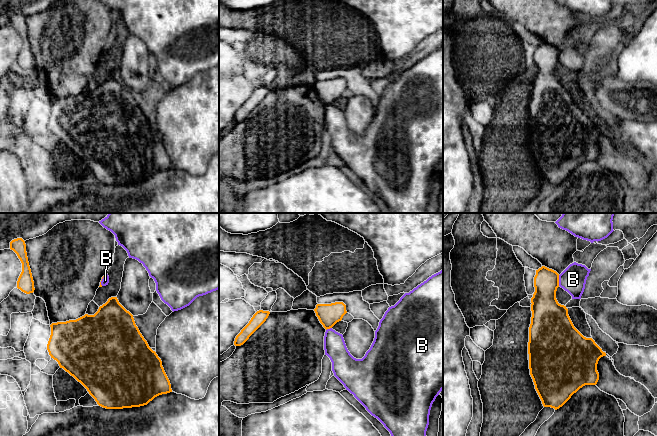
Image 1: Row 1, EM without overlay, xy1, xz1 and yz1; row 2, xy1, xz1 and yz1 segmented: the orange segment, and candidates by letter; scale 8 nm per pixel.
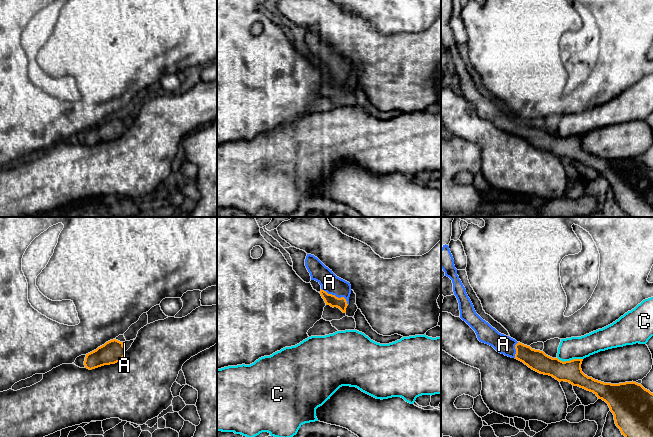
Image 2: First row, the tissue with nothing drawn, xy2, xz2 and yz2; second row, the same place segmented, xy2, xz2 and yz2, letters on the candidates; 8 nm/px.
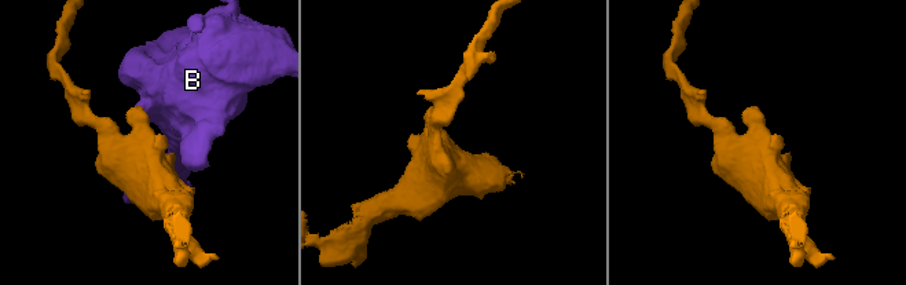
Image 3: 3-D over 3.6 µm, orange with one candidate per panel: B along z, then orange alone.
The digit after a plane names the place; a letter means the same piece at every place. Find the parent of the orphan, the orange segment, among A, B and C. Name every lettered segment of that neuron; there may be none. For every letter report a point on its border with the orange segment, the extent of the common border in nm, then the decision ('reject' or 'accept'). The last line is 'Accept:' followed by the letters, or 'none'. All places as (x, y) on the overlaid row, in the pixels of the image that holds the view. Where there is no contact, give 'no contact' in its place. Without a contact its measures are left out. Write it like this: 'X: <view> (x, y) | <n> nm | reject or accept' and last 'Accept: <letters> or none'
A: xz2 (335, 296) | 260 nm | accept
B: yz1 (558, 280) | 90 nm | reject
C: yz2 (570, 360) | 200 nm | reject
Accept: A

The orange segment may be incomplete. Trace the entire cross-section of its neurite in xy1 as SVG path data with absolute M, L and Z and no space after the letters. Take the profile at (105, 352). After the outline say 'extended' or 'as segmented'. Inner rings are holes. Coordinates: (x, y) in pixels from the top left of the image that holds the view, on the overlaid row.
M111 297L94 315L52 323L47 350L51 358L106 409L147 405L155 397L172 392L162 361L135 324L133 315Z; as segmented

